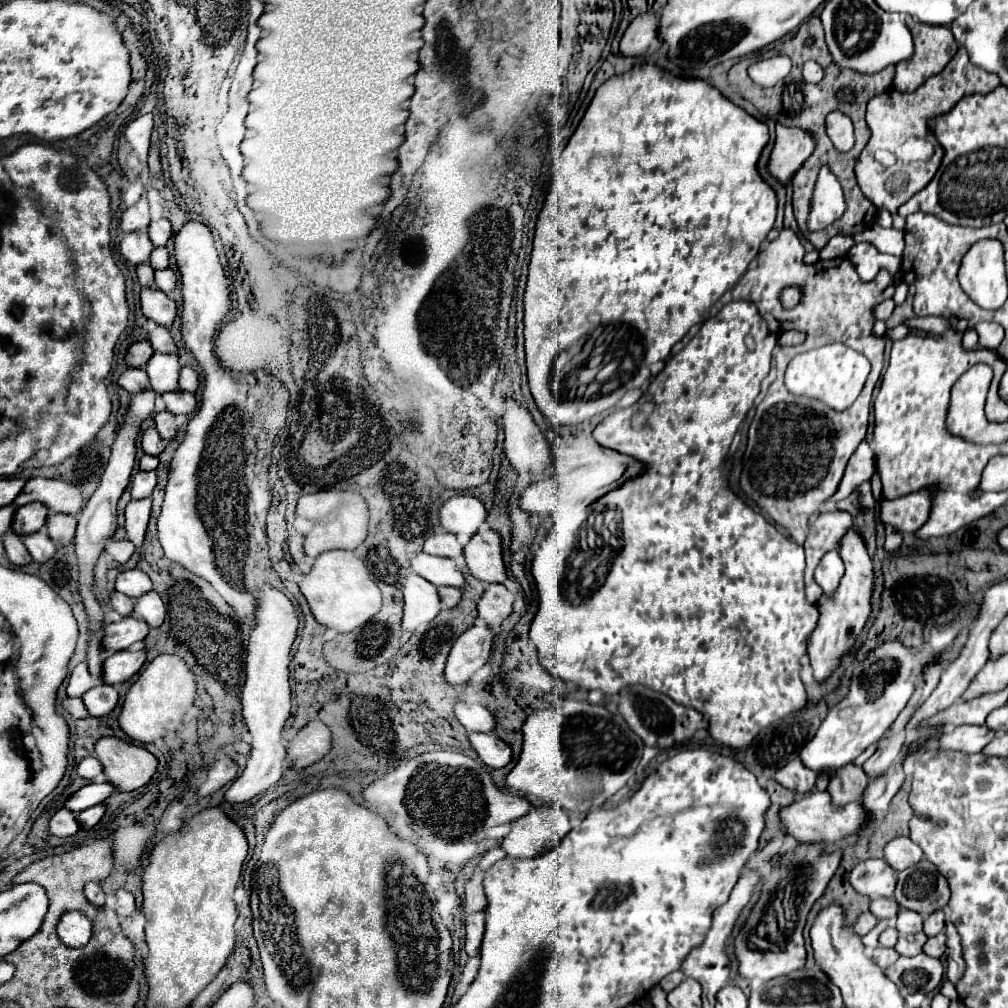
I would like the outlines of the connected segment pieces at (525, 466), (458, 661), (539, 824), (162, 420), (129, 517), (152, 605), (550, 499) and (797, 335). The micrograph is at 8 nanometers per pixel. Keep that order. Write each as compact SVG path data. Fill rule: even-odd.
M507 400L505 414L503 414L503 432L505 432L505 456L511 468L517 474L531 474L533 478L541 478L541 474L551 466L551 448L537 424L533 422L531 414L521 408L519 402Z
M475 624L459 636L449 652L445 666L445 680L449 684L465 684L491 654L493 632L485 624Z
M559 806L533 808L529 814L513 822L513 830L503 838L501 848L509 858L535 858L535 856L541 856L543 852L553 850L569 830L571 830L569 818Z
M167 410L155 414L155 428L161 434L161 438L171 440L175 436L175 416Z
M151 498L131 500L125 508L125 530L127 530L129 540L135 546L143 544L143 536L145 536L147 522L149 522L149 512L151 512Z
M147 592L141 598L135 600L135 608L133 608L133 616L139 620L145 620L151 628L157 628L163 624L165 618L165 606L159 598L157 592Z
M547 478L525 488L525 492L519 498L519 504L525 512L543 514L549 512L549 508L555 504L555 496L557 496L557 486L553 478Z
M787 330L783 334L779 334L779 346L797 346L805 342L805 332L799 330Z

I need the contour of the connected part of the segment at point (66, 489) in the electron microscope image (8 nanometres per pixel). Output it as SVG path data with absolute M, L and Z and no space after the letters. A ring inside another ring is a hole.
M31 478L13 504L19 508L29 502L43 502L51 512L63 514L79 514L83 510L79 486L55 478Z

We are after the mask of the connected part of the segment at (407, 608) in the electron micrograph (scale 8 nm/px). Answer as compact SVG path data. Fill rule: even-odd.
M409 574L403 582L403 630L413 632L419 624L431 622L439 614L437 588L417 574Z

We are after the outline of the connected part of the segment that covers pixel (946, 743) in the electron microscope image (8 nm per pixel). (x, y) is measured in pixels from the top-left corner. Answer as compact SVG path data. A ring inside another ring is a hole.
M957 726L947 730L937 742L939 750L959 750L959 752L979 752L993 740L995 732L987 726Z

